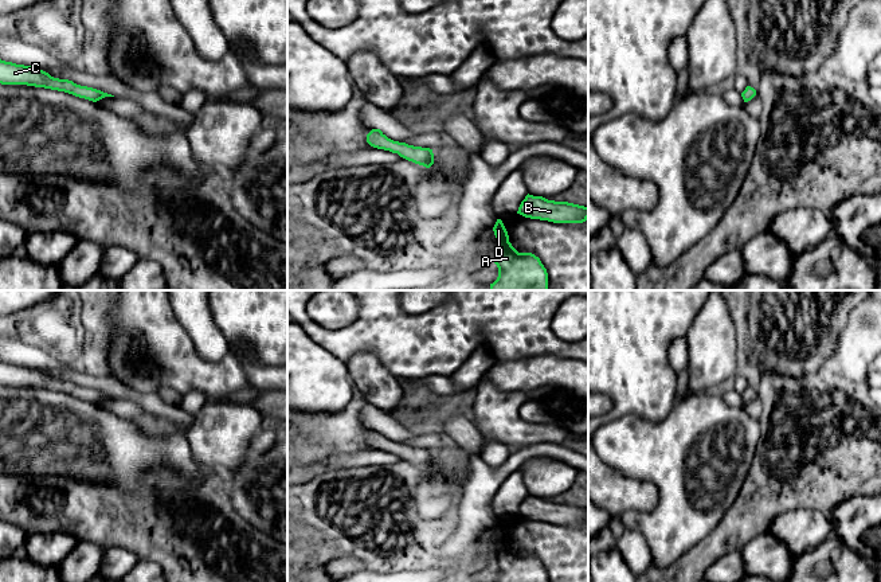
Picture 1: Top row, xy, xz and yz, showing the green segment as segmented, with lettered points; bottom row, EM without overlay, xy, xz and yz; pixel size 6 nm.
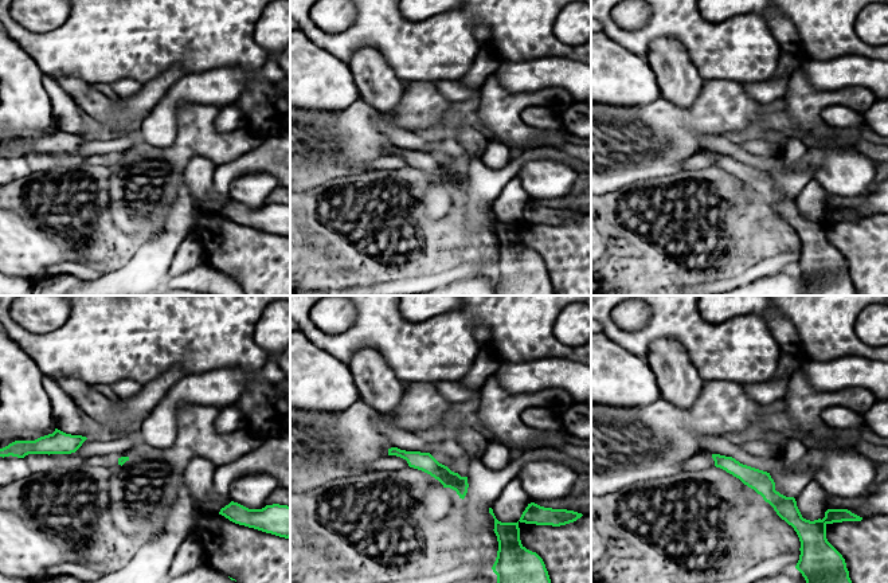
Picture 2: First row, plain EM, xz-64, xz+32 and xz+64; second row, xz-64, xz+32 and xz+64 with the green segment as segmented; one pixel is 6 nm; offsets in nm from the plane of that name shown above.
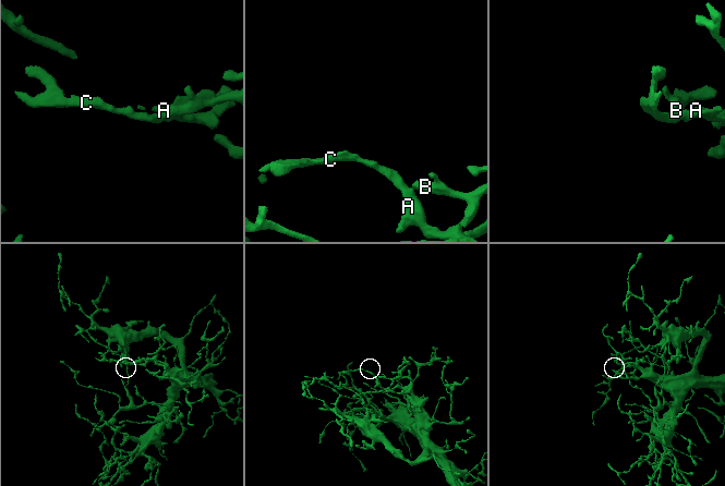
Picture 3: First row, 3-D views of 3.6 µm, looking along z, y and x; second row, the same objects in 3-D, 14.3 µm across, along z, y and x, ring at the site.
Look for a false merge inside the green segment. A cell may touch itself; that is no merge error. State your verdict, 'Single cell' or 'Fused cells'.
Fused cells

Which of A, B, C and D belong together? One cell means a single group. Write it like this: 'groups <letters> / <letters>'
groups A B D / C

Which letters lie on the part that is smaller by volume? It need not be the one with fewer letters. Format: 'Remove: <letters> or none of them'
Remove: C

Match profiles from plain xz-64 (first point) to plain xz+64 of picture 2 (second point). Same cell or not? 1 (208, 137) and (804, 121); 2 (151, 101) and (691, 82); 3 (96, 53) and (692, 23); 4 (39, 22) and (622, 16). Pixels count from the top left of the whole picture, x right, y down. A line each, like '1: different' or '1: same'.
1: same
2: same
3: same
4: same

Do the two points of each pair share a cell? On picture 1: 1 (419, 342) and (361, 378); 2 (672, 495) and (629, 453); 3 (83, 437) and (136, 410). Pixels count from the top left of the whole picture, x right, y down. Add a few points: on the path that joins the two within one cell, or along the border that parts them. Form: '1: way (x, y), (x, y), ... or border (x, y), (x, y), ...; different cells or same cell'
1: border (351, 356), (360, 351), (371, 351), (399, 379); different cells
2: way (665, 483), (641, 459); same cell
3: border (130, 417), (161, 425); different cells

